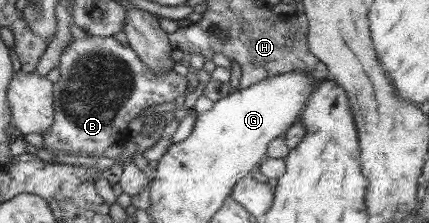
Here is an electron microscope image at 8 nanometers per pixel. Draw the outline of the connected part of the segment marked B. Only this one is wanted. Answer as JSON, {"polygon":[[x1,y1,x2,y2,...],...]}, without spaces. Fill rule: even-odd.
{"polygon":[[86,34,83,38,74,38,63,47,57,67,61,78,53,84,54,124,40,135,45,139,47,149,57,149,58,152,86,152,90,157,102,157,112,145,129,141,128,124,142,110,152,105,170,103,189,91,186,76,173,69,166,73,153,73,138,59,138,54,127,42,120,42,114,36]]}

